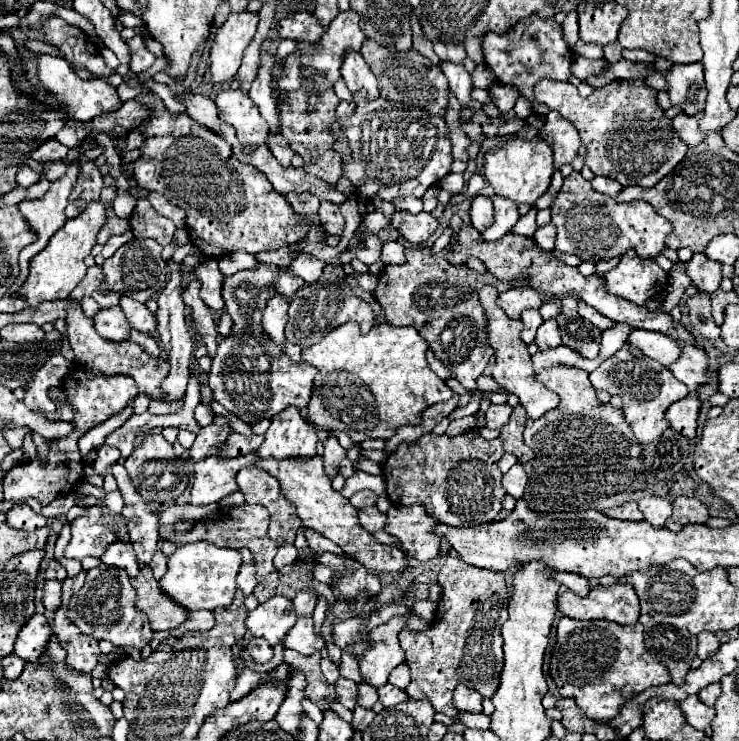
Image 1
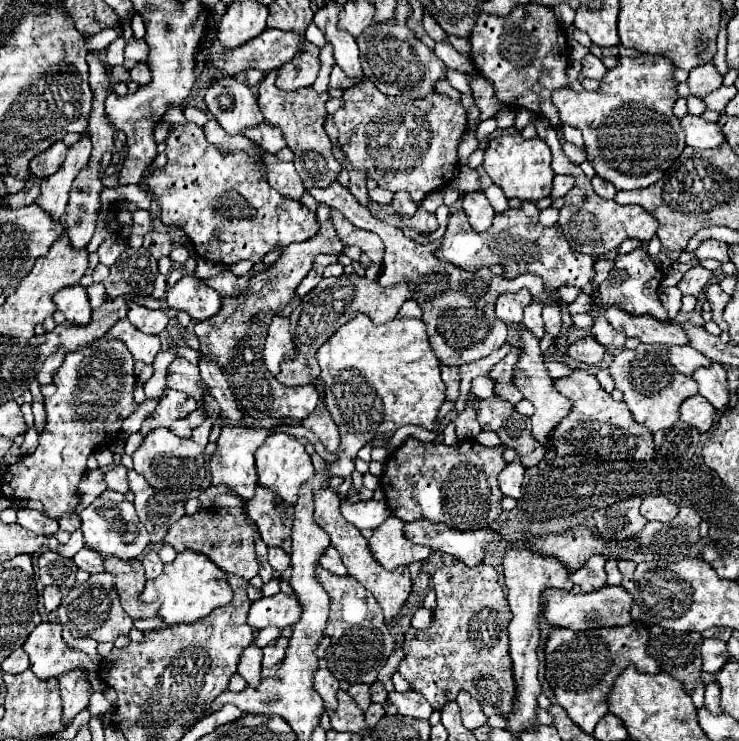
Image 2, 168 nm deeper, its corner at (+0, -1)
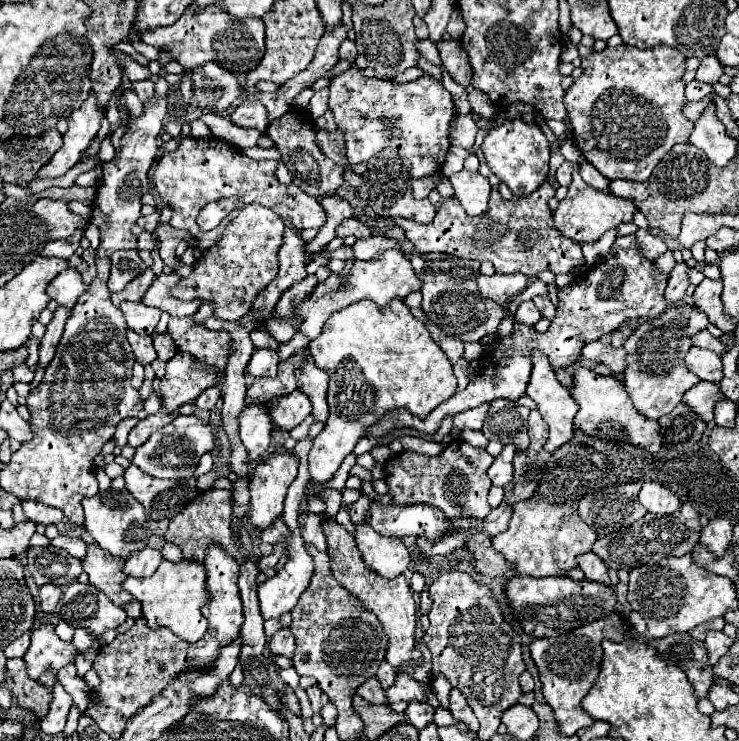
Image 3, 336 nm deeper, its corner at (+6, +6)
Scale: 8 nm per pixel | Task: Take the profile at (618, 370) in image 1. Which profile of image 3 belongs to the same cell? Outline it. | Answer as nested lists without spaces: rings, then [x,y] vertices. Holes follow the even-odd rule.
[[[668,304],[666,312],[654,320],[642,322],[632,336],[624,342],[626,350],[626,370],[624,370],[624,384],[626,392],[630,394],[634,408],[648,416],[650,420],[658,420],[670,414],[676,404],[682,400],[682,394],[698,384],[698,376],[686,370],[684,354],[692,346],[690,336],[698,330],[708,326],[708,318],[702,310],[688,306],[688,304]]]

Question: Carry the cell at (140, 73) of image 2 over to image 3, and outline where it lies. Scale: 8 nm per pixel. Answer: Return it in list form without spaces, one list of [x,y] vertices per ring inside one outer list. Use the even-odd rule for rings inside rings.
[[[150,78],[148,80],[140,80],[140,82],[134,82],[134,92],[138,94],[138,98],[142,102],[146,102],[154,94],[154,82]]]

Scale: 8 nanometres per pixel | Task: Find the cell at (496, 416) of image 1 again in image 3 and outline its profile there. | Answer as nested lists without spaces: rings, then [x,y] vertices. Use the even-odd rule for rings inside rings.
[[[480,404],[478,408],[470,408],[466,412],[460,412],[458,416],[454,416],[454,428],[458,432],[462,432],[466,428],[480,430],[482,422],[484,422],[484,416],[488,414],[488,408],[490,408],[490,404]]]

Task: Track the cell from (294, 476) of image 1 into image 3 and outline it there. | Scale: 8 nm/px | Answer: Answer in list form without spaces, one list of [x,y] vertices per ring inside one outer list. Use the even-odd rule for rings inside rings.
[[[324,518],[322,520],[322,530],[324,536],[328,540],[328,556],[330,556],[330,564],[332,564],[332,574],[334,578],[354,596],[358,596],[358,600],[362,602],[364,608],[372,610],[378,620],[384,626],[384,632],[388,636],[388,652],[386,652],[386,662],[392,666],[398,666],[402,662],[408,660],[422,660],[422,654],[416,650],[416,640],[414,640],[414,626],[416,626],[416,602],[412,596],[412,588],[406,582],[406,578],[400,574],[394,580],[386,580],[382,576],[378,576],[376,572],[370,572],[364,566],[364,560],[356,548],[356,540],[354,536],[336,520],[332,518]]]

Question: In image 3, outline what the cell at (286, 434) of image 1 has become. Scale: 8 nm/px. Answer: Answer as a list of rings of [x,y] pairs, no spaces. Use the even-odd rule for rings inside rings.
[[[272,452],[264,462],[260,462],[254,470],[254,478],[250,480],[250,522],[252,526],[256,526],[258,530],[264,530],[268,528],[274,518],[278,518],[282,514],[282,508],[284,508],[284,498],[288,494],[288,488],[290,484],[294,482],[296,474],[298,474],[298,456],[296,454],[290,454],[290,452]]]

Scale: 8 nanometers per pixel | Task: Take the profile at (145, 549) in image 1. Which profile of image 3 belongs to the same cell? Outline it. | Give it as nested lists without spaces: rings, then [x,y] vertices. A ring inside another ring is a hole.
[[[130,464],[124,472],[124,480],[126,480],[126,488],[128,492],[146,508],[146,520],[148,520],[148,528],[152,530],[152,534],[156,536],[164,536],[168,522],[182,510],[186,508],[186,504],[190,504],[190,500],[194,500],[198,496],[198,486],[196,486],[196,478],[190,480],[158,480],[152,478],[148,474],[144,474],[138,466]]]

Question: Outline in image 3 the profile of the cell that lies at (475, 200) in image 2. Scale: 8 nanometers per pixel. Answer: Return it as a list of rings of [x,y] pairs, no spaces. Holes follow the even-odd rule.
[[[458,172],[450,178],[454,196],[460,200],[468,216],[480,216],[486,210],[486,202],[490,196],[490,184],[482,174],[472,174],[472,172]]]

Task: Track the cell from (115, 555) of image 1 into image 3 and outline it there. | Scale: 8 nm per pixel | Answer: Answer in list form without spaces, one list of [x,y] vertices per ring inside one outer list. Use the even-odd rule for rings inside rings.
[[[58,534],[50,544],[52,546],[58,546],[58,548],[64,548],[66,552],[70,552],[72,556],[76,556],[80,560],[86,556],[86,542],[80,540],[80,538],[70,538],[70,536]]]

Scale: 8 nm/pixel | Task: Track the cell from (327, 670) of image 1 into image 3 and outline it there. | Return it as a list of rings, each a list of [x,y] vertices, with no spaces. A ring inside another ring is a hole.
[[[310,686],[310,688],[306,690],[306,694],[308,694],[310,704],[312,704],[312,710],[314,710],[316,714],[322,710],[322,706],[324,706],[324,704],[328,704],[328,702],[330,702],[330,700],[328,700],[328,696],[326,696],[318,686]]]

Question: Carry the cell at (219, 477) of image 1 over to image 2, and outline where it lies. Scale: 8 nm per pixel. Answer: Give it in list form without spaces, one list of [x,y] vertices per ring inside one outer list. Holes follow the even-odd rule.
[[[234,421],[230,425],[226,425],[220,433],[218,439],[218,447],[212,453],[210,459],[210,471],[212,471],[212,483],[214,485],[228,485],[234,493],[238,493],[244,501],[250,501],[256,495],[256,467],[254,467],[254,453],[258,451],[258,447],[266,441],[266,437],[270,435],[268,429],[252,429],[248,425],[244,425],[242,421]]]

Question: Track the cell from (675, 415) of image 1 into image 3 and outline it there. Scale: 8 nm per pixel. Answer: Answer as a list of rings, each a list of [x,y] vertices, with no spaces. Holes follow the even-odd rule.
[[[698,382],[694,388],[684,392],[684,404],[690,406],[704,422],[714,420],[714,402],[720,398],[718,396],[720,388],[714,382]]]

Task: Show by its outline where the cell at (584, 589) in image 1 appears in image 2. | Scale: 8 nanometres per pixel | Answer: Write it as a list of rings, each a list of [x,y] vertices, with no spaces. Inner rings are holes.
[[[592,555],[588,563],[584,563],[578,571],[572,573],[572,583],[580,585],[584,593],[602,589],[606,585],[606,571],[604,571],[606,557],[604,555]]]

